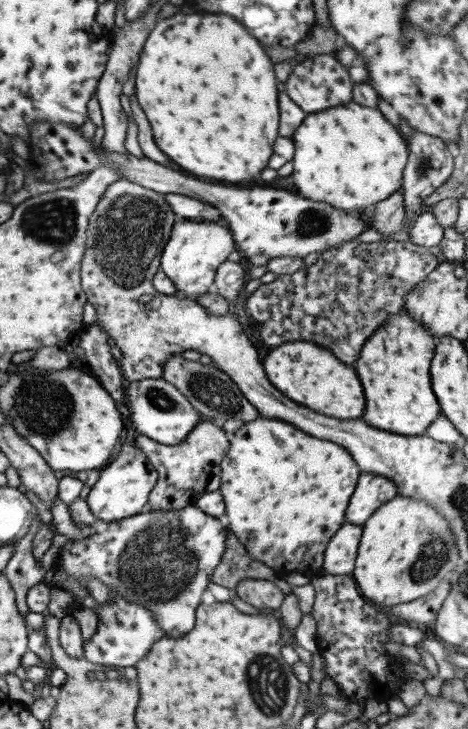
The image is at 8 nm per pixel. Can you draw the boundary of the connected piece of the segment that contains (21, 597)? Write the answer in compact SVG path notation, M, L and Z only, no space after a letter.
M39 515L35 517L29 525L27 532L14 542L11 558L7 561L2 575L9 581L11 590L14 592L15 606L18 613L23 617L28 613L26 605L26 592L34 584L41 583L44 580L45 570L38 567L33 558L31 547L37 524L39 524Z

